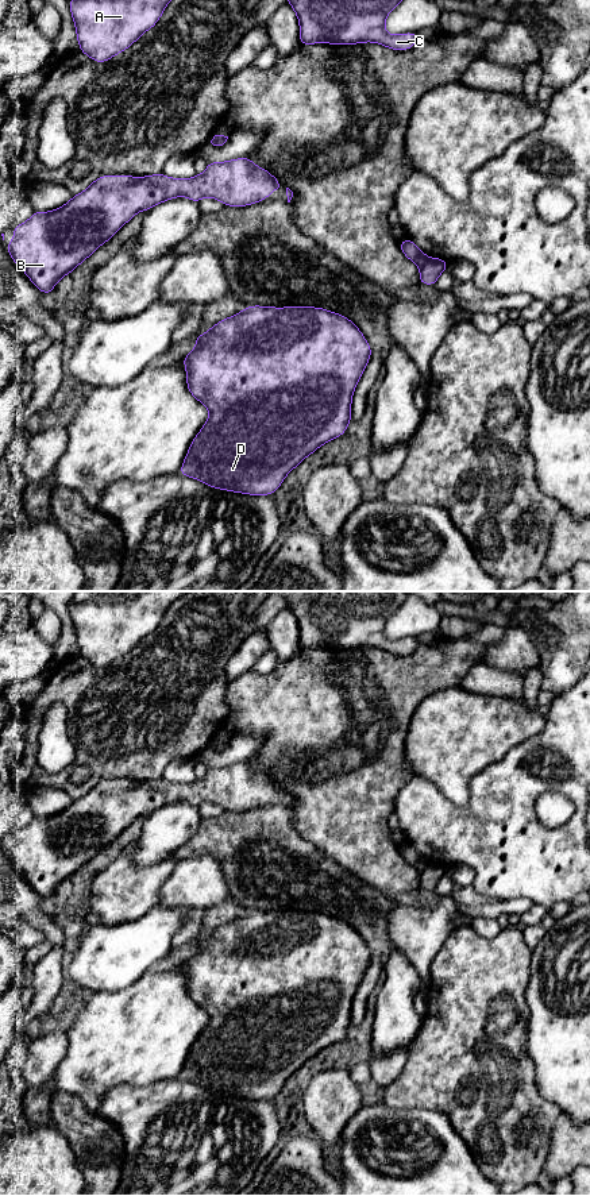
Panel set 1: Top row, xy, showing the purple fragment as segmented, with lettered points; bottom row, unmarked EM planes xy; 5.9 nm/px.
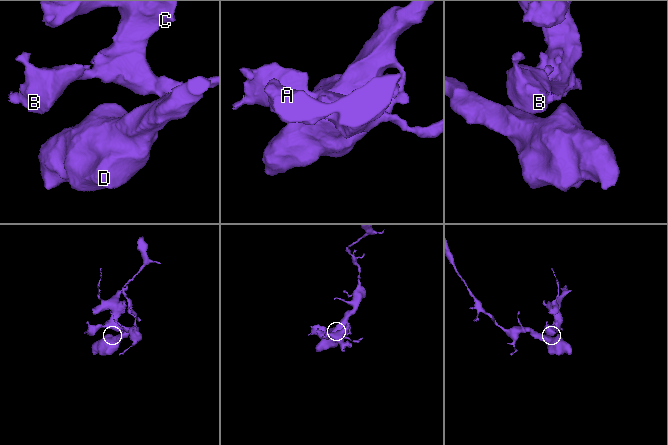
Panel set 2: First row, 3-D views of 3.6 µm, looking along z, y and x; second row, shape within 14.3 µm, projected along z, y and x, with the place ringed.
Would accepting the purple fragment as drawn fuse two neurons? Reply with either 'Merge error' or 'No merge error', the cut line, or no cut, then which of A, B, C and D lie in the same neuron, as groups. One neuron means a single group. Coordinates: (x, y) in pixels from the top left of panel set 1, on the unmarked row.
Merge error. Split along xy (428, 863), (420, 872). Groups: A B C / D

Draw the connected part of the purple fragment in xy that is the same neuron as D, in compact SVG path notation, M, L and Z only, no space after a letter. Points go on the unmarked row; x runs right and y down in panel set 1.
M247 911L244 915L215 929L209 935L193 944L196 953L181 967L186 972L186 989L192 1000L204 1008L209 1022L201 1035L192 1045L180 1079L201 1085L209 1092L235 1096L250 1100L271 1100L284 1087L286 1080L297 1072L308 1060L323 1049L340 1042L351 1026L351 1007L354 995L373 958L367 945L359 933L347 922L332 915L315 911Z

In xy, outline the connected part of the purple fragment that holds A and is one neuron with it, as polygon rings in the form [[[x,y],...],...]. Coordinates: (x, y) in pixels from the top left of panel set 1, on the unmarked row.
[[[111,591],[112,601],[70,602],[80,656],[101,668],[153,633],[169,606],[186,591]]]

